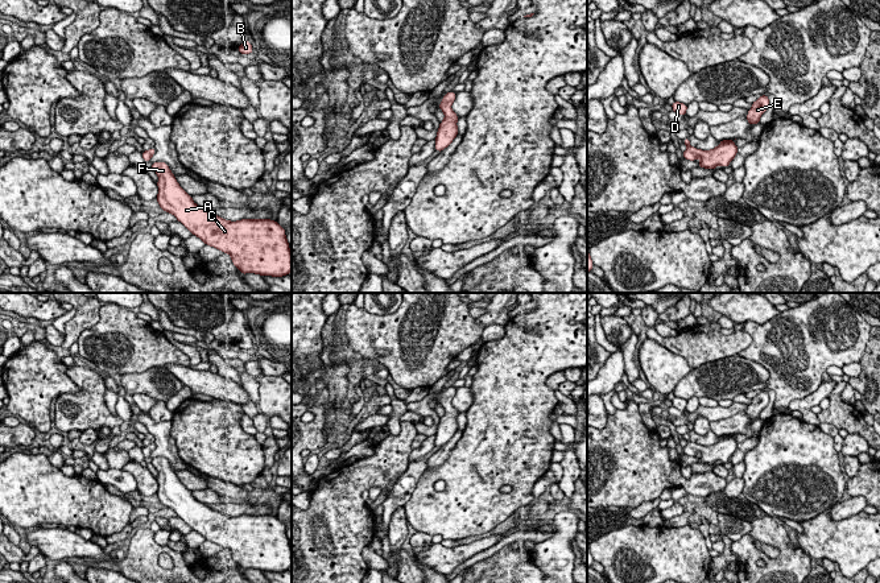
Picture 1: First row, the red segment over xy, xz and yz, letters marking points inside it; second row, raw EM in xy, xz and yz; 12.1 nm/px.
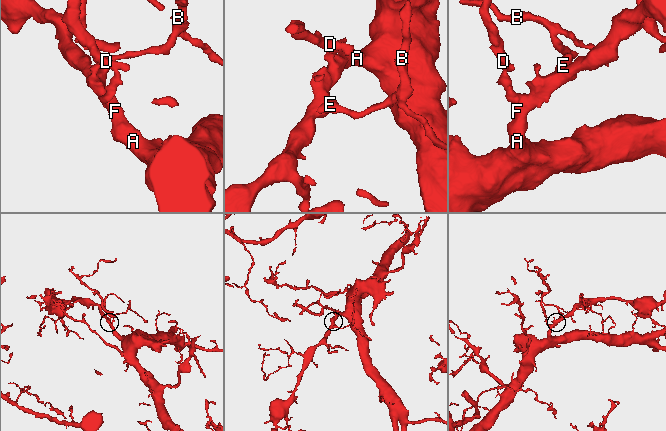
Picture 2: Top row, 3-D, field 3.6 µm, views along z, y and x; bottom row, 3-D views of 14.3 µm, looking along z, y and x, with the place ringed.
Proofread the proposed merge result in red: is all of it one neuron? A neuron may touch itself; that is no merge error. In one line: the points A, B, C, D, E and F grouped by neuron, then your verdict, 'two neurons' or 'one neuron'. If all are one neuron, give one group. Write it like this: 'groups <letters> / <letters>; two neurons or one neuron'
groups A B C D E F; one neuron

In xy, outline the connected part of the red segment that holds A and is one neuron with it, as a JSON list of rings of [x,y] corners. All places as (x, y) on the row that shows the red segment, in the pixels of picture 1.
[[[153,162],[158,175],[158,206],[173,214],[193,235],[228,253],[241,272],[282,277],[292,270],[292,252],[285,230],[270,219],[226,220],[199,207],[177,182],[168,164]]]

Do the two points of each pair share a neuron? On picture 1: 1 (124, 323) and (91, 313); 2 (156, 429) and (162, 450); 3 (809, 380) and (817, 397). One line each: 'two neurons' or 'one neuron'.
1: two neurons
2: one neuron
3: two neurons

